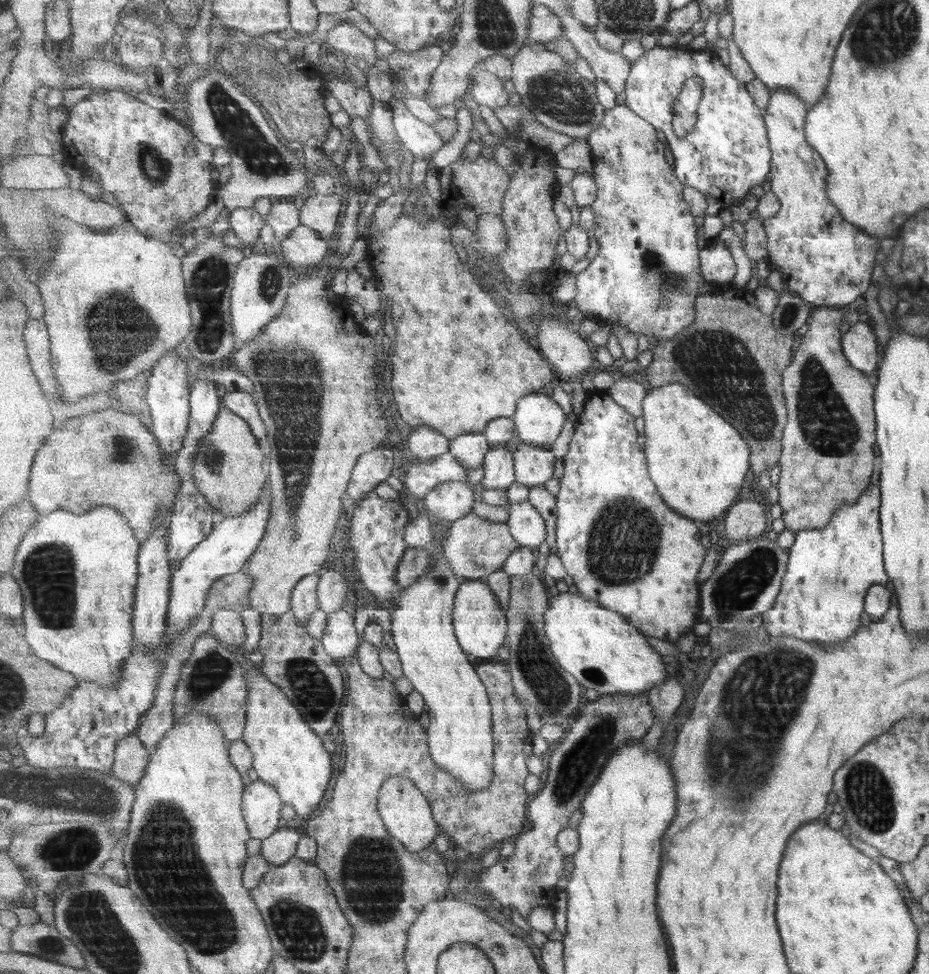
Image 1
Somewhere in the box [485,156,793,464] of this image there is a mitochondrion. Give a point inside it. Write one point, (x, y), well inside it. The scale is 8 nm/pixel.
(717, 363)

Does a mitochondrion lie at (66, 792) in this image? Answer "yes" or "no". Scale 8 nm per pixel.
yes

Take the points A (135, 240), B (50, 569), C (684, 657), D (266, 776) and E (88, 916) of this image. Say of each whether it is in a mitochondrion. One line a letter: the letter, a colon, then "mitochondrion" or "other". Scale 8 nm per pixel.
A: other
B: mitochondrion
C: other
D: other
E: mitochondrion

